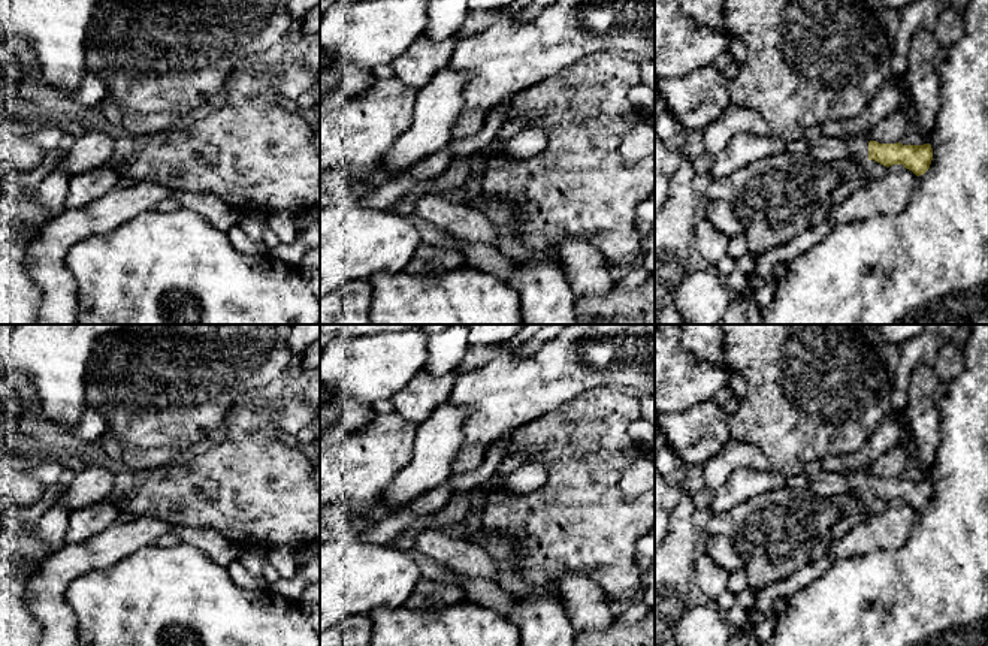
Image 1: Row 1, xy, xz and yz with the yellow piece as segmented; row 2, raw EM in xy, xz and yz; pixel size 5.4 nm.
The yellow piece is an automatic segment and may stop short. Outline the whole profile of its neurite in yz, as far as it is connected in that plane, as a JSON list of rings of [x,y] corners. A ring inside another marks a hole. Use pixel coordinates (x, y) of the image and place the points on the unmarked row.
[[[825,470],[816,474],[800,473],[785,476],[786,486],[792,490],[810,492],[821,498],[837,498],[843,493],[853,493],[858,498],[874,495],[886,502],[903,499],[916,511],[924,510],[933,495],[933,483],[924,480],[879,479],[867,471],[849,471],[846,474],[830,473]]]

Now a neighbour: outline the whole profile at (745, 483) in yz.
[[[773,467],[768,470],[740,468],[713,492],[708,510],[711,514],[722,514],[759,493],[783,486],[786,486],[785,474]]]

